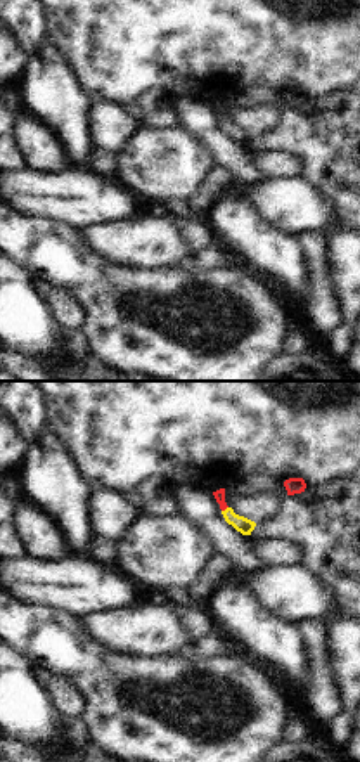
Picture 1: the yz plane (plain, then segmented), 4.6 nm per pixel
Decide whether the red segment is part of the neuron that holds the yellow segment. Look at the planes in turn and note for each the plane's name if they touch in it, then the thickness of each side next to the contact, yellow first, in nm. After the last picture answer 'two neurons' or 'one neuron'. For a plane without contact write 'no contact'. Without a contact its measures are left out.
contact in yz; calibres 70 and 50 nm

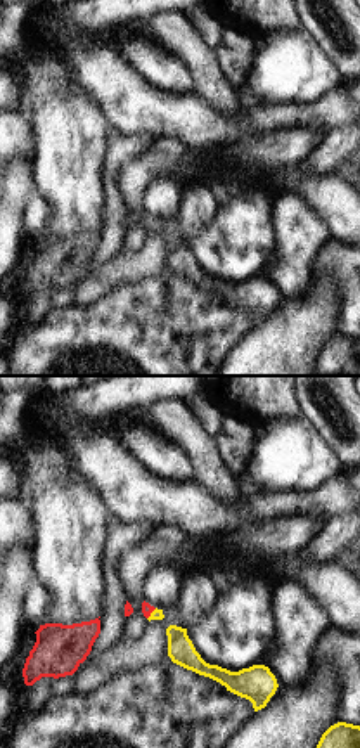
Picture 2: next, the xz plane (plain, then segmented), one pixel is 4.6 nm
contact in xz; calibres 50 and 50 nm

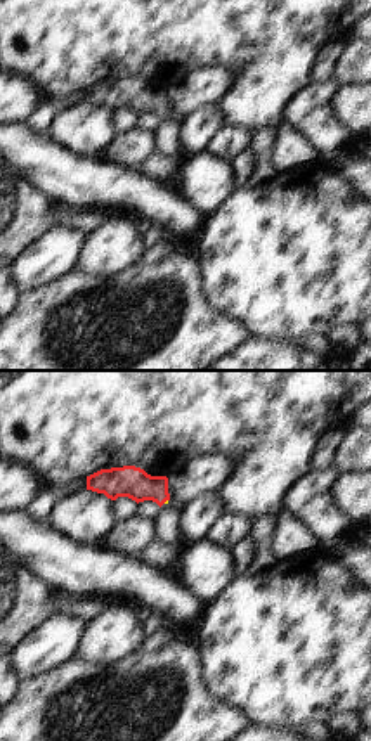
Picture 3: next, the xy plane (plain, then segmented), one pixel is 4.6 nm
no contact

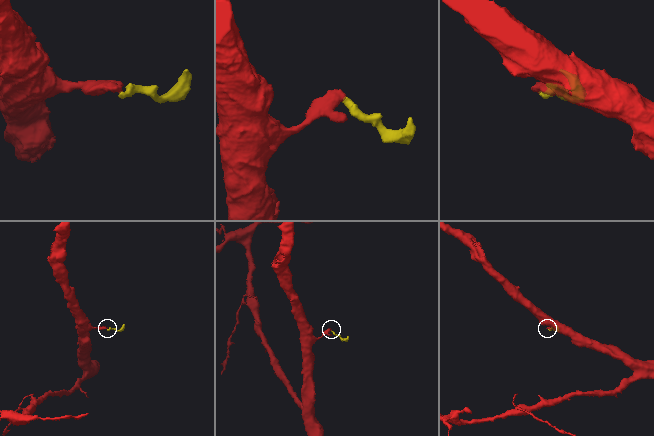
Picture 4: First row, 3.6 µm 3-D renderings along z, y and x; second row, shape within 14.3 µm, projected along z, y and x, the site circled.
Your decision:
one neuron

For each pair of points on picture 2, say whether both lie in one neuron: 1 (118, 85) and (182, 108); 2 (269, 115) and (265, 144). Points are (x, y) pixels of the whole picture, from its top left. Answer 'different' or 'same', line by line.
1: same
2: different

